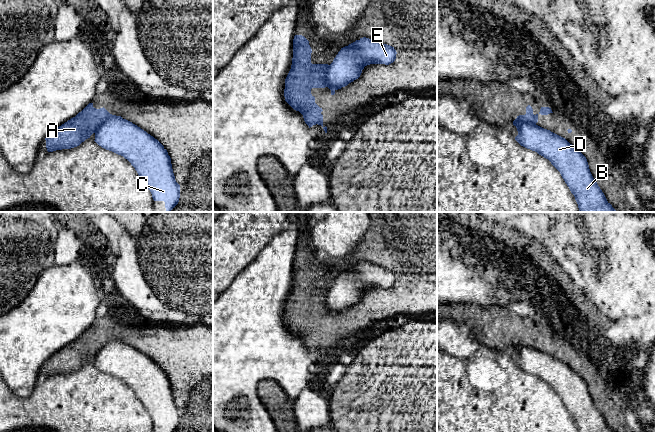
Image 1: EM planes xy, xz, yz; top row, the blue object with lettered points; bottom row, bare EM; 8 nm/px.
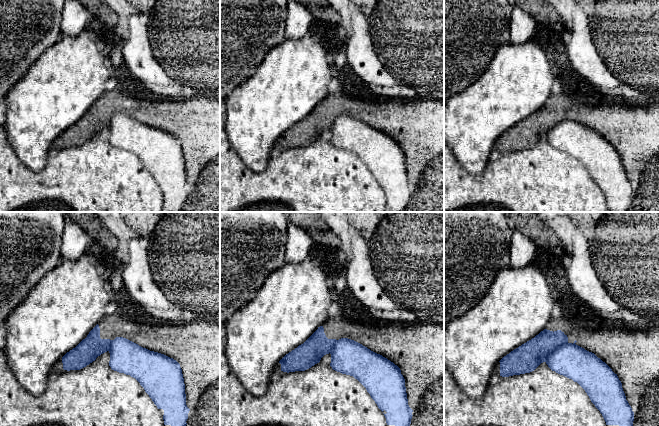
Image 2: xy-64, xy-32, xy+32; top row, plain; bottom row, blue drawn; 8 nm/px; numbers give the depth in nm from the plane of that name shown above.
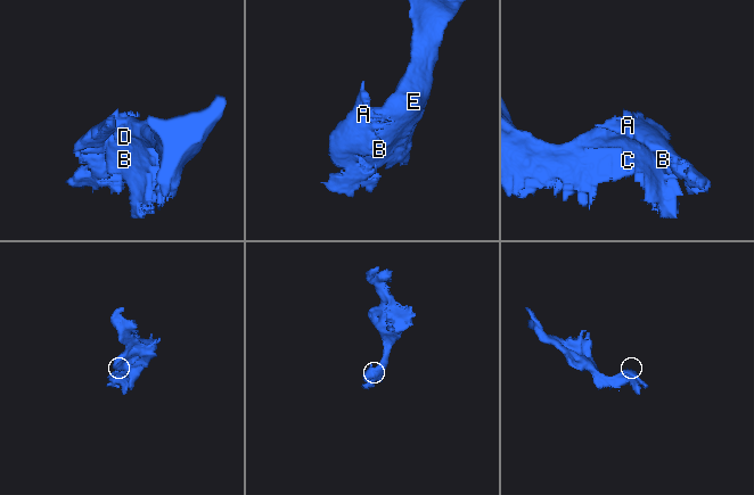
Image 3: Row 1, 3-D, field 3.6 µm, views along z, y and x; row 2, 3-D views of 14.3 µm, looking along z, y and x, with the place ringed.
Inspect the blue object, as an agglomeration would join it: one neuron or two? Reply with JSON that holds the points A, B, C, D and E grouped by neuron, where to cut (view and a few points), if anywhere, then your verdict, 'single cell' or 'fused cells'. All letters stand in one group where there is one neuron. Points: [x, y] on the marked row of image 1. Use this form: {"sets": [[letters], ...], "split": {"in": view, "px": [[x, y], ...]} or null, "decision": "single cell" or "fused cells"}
{"sets": [["A"], ["B", "C", "D", "E"]], "split": {"in": "xz", "px": [[328, 65], [326, 69], [327, 86]]}, "decision": "fused cells"}

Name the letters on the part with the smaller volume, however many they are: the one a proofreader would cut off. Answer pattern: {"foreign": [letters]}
{"foreign": ["A"]}

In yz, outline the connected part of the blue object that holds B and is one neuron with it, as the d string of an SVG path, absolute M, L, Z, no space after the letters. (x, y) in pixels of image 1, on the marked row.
M520 121L515 140L548 159L574 195L580 212L617 212L594 180L586 157L565 138L538 125Z

